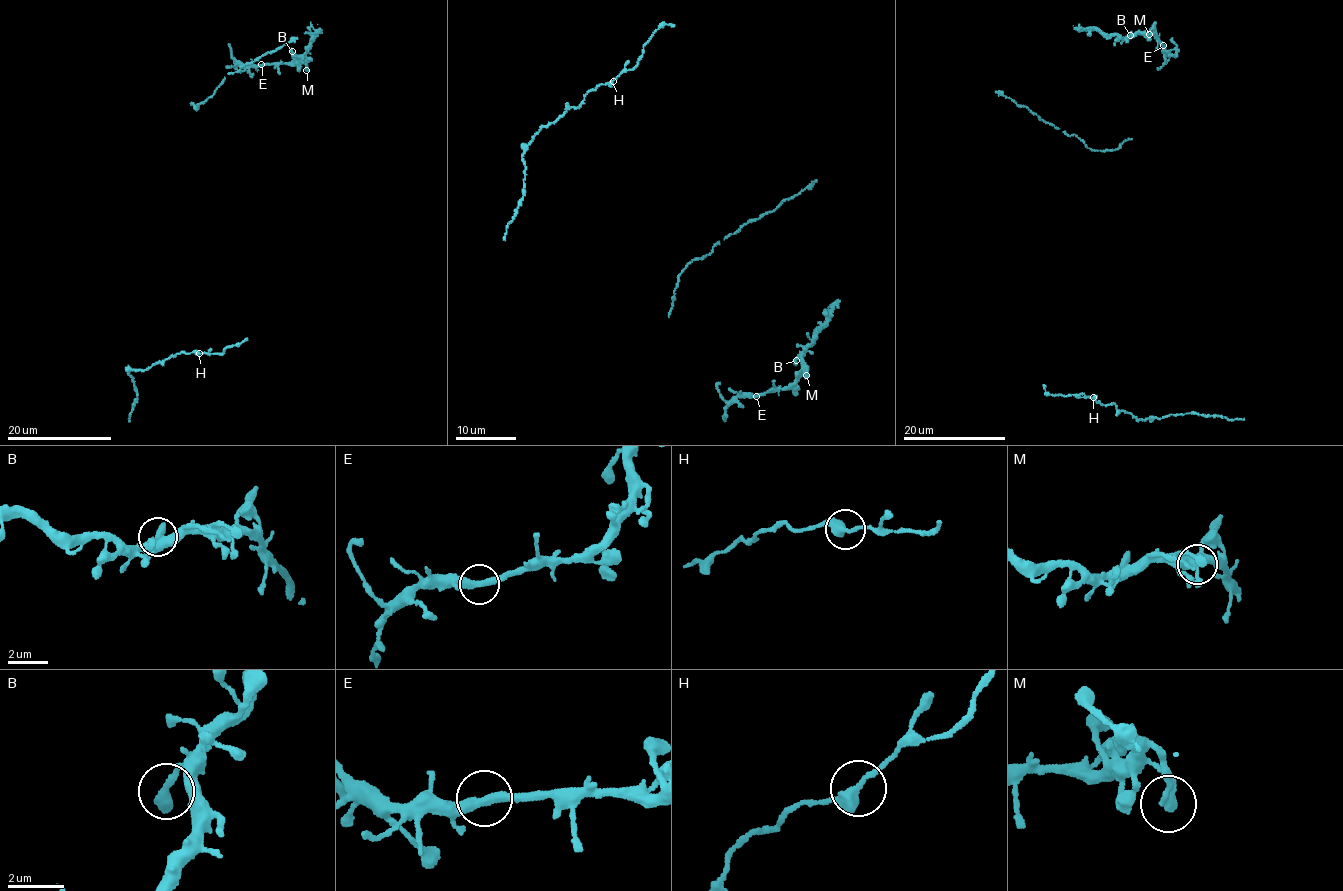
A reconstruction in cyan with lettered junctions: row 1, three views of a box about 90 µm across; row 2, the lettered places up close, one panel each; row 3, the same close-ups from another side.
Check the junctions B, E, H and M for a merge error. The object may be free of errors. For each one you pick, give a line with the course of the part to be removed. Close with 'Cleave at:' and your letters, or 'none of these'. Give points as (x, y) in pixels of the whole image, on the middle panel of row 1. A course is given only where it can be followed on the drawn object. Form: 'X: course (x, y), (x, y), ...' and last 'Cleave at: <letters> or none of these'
H: course (612, 80), (590, 90), (579, 106), (568, 108), (540, 127), (522, 157), (523, 200), (508, 225), (505, 240)
Cleave at: H

